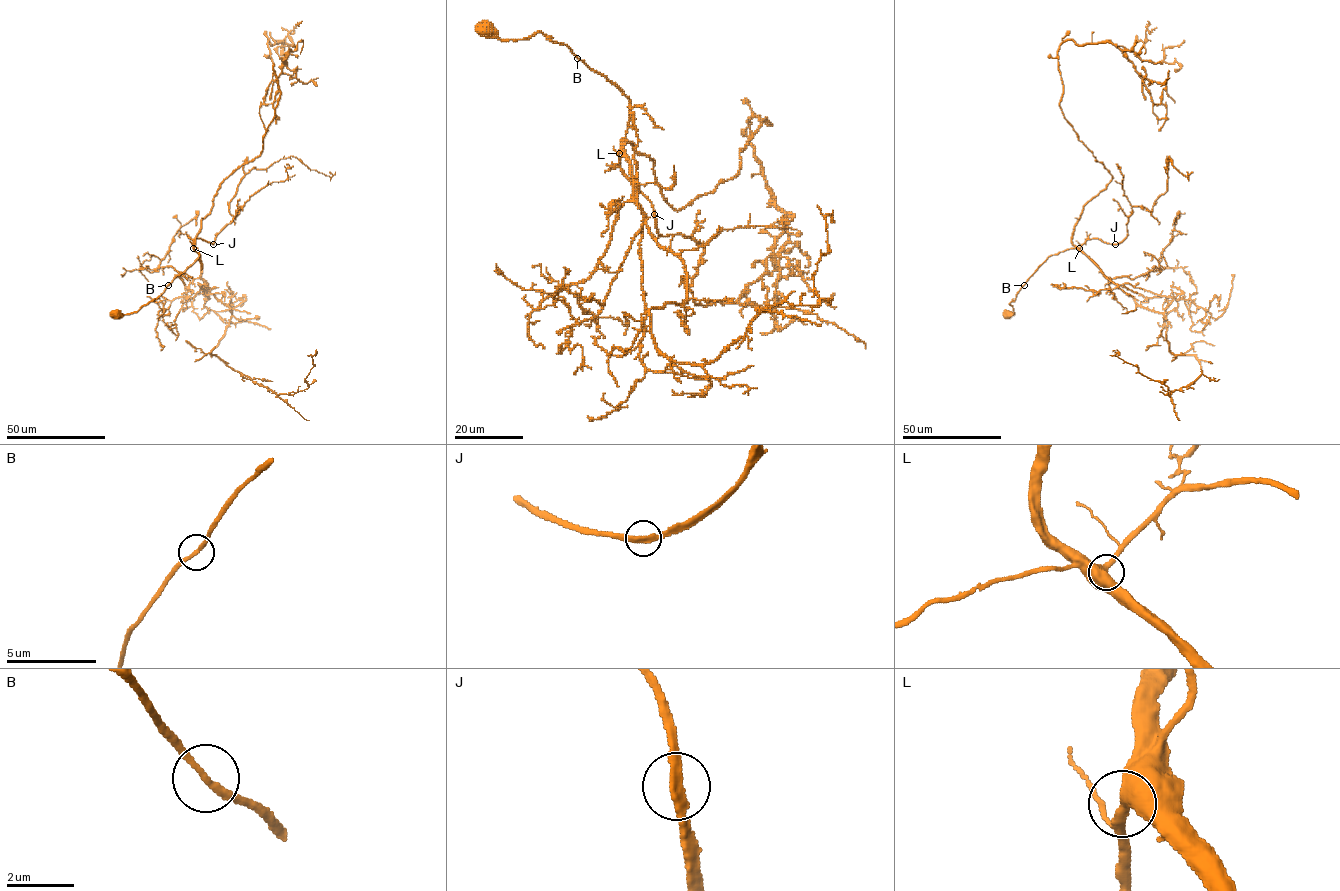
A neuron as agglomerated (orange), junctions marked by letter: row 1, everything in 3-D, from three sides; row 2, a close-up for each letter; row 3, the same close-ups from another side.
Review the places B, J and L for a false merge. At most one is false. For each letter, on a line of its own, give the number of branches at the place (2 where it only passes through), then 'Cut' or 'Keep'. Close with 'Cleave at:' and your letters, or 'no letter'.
B: Branches: 2. Keep
J: Branches: 2. Keep
L: Branches: 2. Keep
Cleave at: no letter

